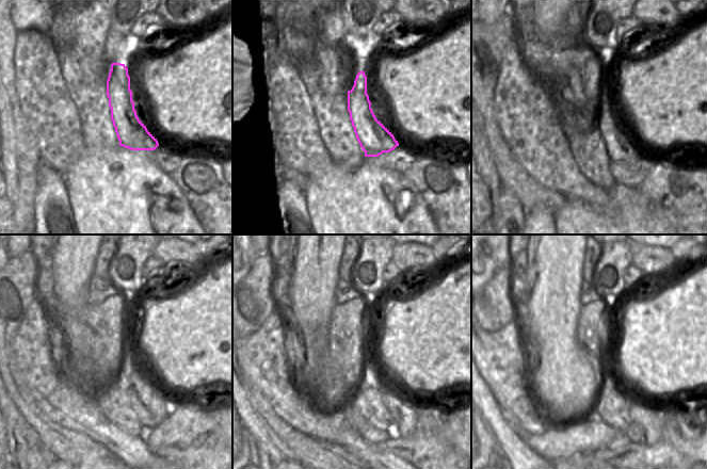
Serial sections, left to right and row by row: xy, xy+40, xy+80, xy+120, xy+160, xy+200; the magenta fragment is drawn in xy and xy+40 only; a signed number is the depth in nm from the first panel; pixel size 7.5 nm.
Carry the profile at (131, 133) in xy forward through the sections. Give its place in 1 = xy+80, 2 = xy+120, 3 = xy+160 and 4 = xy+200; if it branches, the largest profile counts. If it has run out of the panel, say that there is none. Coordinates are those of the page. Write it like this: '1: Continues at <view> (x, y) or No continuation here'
1: Continues at xy+80 (619, 146)
2: Continues at xy+120 (159, 406)
3: Continues at xy+160 (404, 414)
4: Continues at xy+200 (645, 429)

